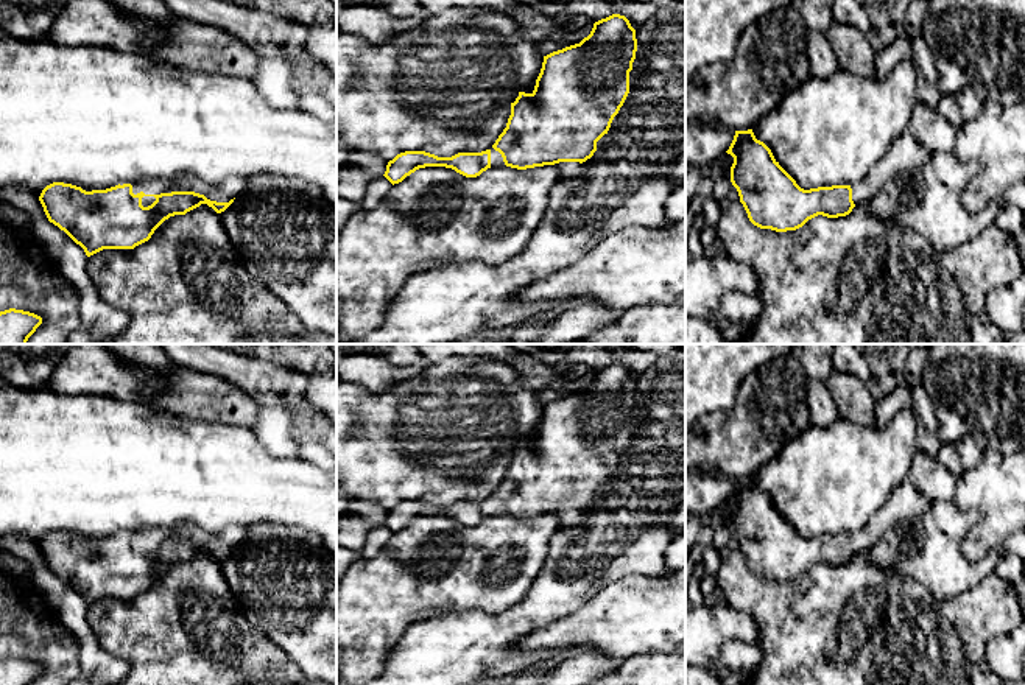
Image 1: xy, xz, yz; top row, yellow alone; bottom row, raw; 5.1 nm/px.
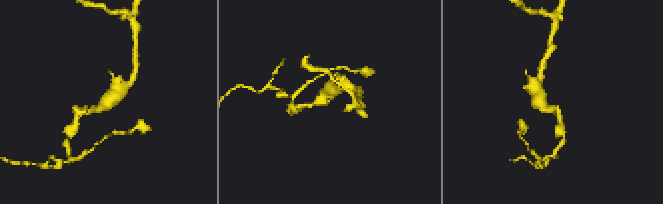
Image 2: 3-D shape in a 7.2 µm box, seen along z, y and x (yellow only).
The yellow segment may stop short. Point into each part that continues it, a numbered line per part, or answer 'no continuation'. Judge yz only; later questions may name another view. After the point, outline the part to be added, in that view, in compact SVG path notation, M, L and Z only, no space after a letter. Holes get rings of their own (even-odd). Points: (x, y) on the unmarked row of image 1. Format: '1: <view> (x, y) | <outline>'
1: yz (905, 505) | M907 478L893 490L886 504L861 529L851 534L854 553L869 551L886 531L913 523L930 508L930 503Z

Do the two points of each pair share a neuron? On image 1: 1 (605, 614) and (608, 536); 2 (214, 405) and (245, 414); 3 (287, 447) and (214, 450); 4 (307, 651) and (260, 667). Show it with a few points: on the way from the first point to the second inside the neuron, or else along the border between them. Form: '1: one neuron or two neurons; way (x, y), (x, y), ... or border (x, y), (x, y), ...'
1: two neurons; border (642, 576), (622, 576), (608, 583), (578, 609)
2: one neuron; way (221, 405), (237, 408)
3: two neurons; border (248, 427), (270, 453), (299, 458)
4: two neurons; border (274, 645), (299, 668)

